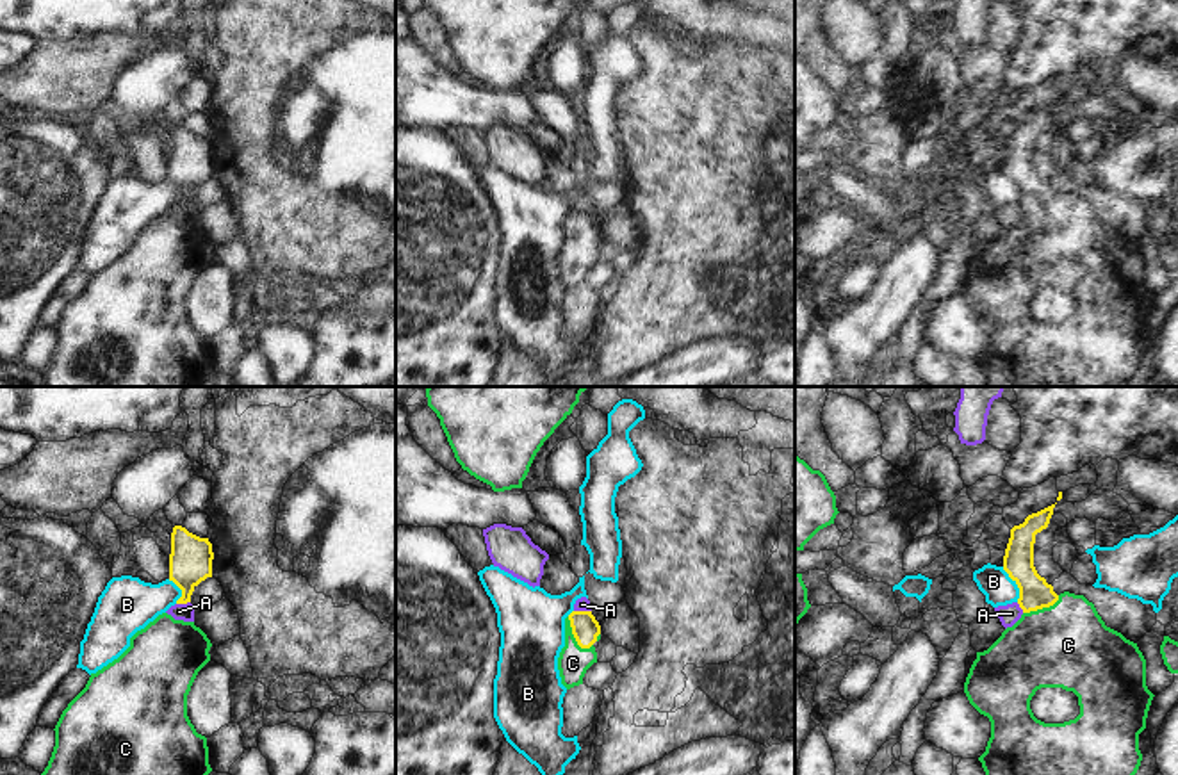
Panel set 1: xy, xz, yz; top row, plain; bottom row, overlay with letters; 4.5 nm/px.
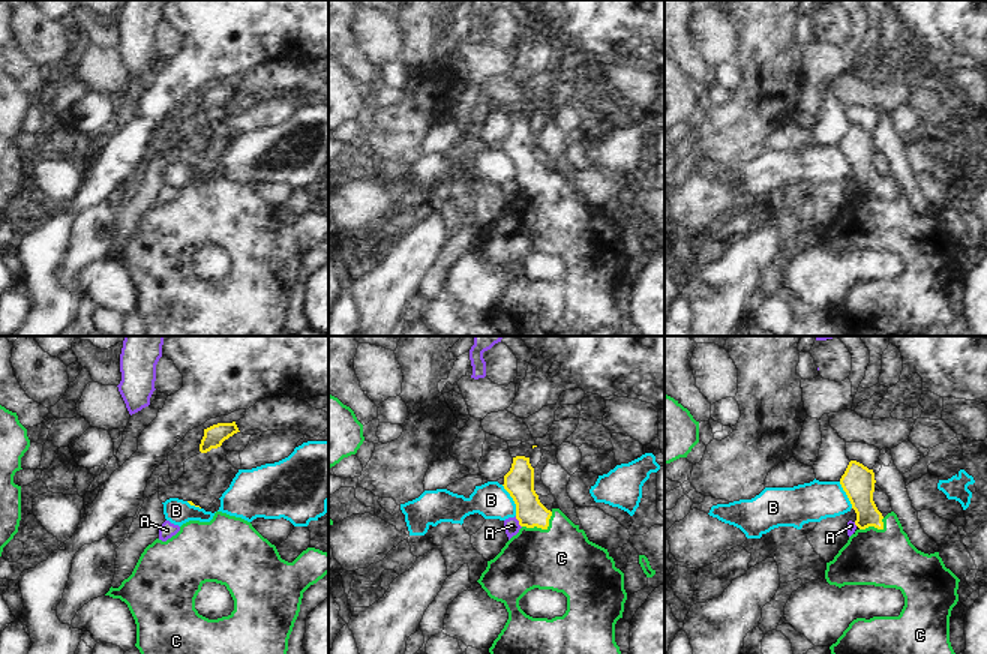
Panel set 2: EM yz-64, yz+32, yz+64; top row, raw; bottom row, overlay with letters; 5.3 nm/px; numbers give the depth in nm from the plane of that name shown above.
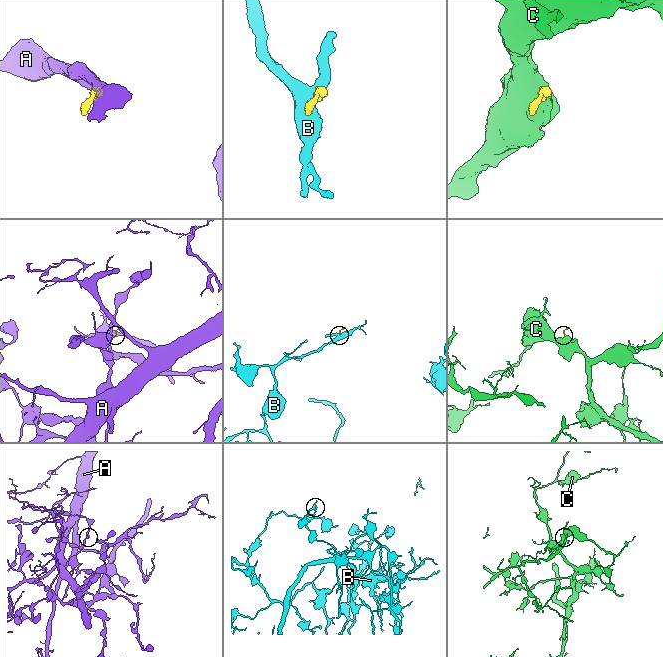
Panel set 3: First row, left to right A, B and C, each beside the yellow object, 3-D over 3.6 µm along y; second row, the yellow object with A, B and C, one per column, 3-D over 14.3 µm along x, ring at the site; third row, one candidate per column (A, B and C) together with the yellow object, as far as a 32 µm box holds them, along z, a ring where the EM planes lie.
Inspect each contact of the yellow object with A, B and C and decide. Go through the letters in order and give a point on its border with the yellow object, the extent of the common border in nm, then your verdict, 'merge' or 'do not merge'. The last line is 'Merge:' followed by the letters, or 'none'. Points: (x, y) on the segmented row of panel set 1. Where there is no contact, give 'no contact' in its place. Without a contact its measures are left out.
A: xz (583, 611) | 80 nm | do not merge
B: yz (1016, 583) | 180 nm | do not merge
C: xz (574, 636) | 180 nm | merge
Merge: C

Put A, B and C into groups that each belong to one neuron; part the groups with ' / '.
A / B / C

